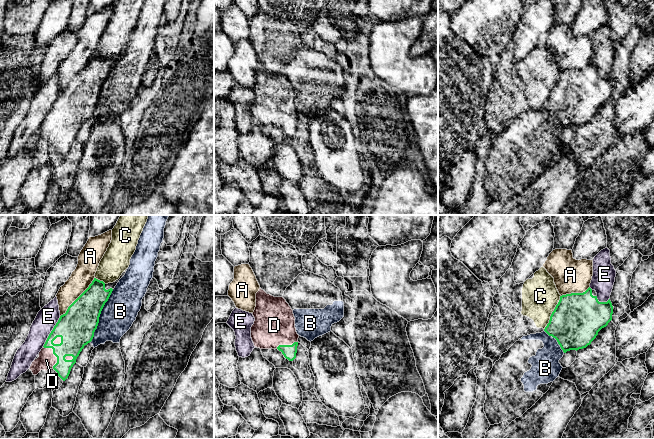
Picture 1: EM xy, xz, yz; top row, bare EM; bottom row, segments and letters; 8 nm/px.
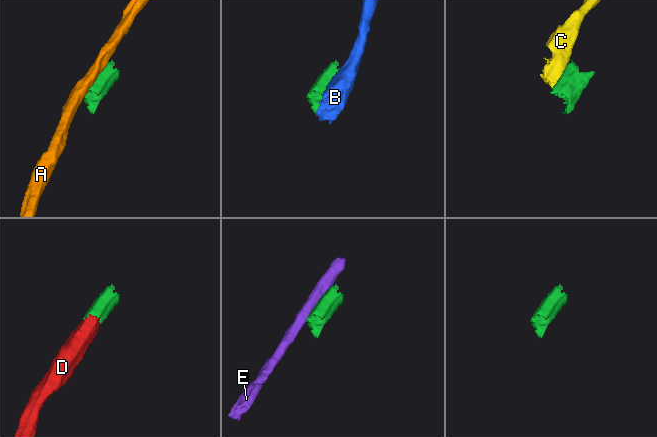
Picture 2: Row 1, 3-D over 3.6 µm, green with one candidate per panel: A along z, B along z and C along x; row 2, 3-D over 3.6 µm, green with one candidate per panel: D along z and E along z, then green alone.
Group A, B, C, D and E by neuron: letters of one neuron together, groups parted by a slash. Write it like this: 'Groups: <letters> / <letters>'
Groups: A / B / C / D / E

